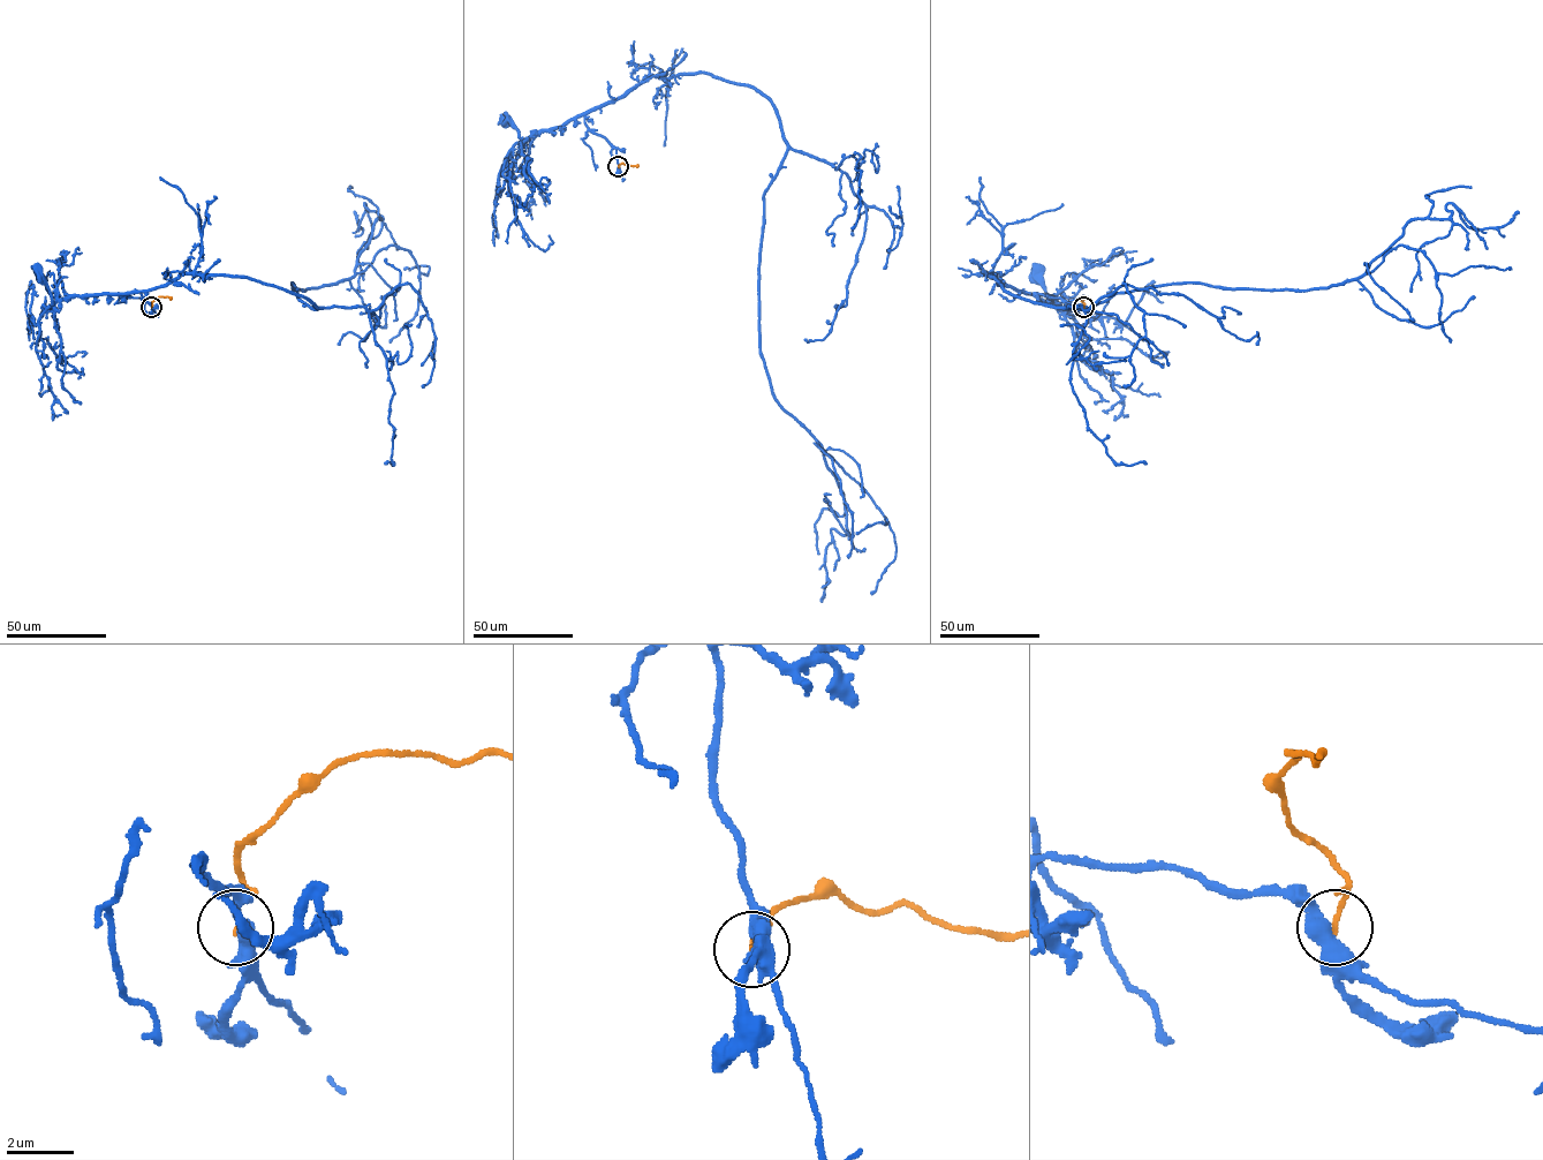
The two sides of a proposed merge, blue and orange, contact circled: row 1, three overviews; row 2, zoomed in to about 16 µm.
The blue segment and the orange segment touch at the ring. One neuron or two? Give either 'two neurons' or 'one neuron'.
two neurons

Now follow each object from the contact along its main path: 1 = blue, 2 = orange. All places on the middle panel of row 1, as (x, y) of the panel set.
1: (619, 166), (615, 149), (589, 128), (583, 115), (522, 138), (513, 123), (504, 120)
2: (618, 166), (638, 166)

